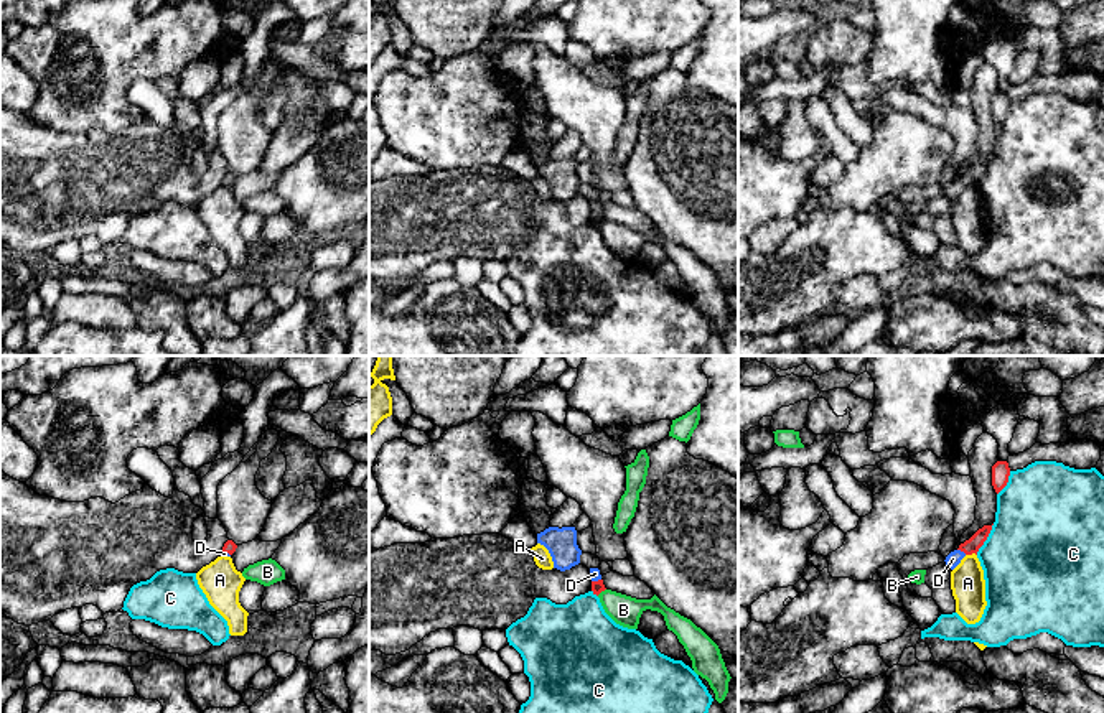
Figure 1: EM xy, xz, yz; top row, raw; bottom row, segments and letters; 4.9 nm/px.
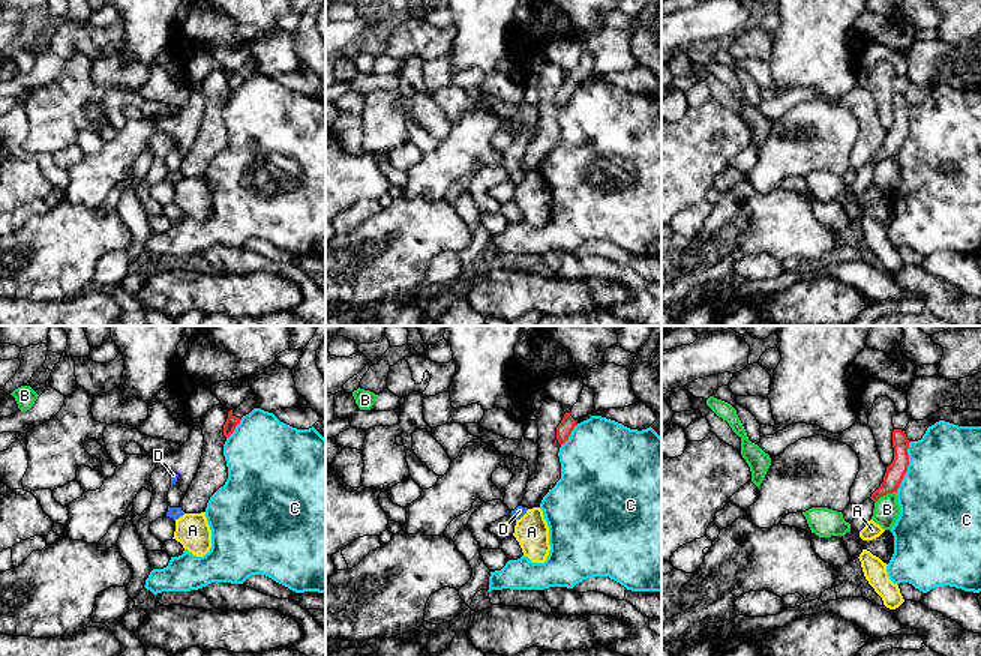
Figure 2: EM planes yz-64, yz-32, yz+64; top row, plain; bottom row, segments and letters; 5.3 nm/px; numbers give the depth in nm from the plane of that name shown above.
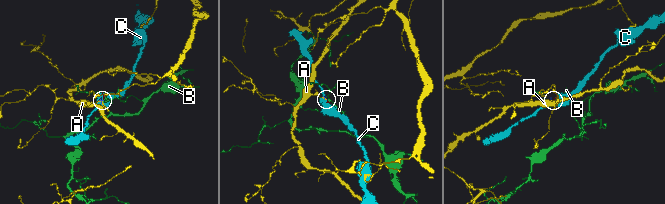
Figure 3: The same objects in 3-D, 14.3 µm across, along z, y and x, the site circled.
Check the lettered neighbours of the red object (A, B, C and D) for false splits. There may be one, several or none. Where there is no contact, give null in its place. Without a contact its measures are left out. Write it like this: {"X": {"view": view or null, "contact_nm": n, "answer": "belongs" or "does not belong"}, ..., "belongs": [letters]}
{"A": {"view": "yz", "contact_nm": 60, "answer": "does not belong"}, "B": {"view": "xz", "contact_nm": 60, "answer": "does not belong"}, "C": {"view": "yz", "contact_nm": 180, "answer": "does not belong"}, "D": {"view": "yz", "contact_nm": 50, "answer": "belongs"}, "belongs": ["D"]}

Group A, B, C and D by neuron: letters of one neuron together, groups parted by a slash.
A / B / C / D

